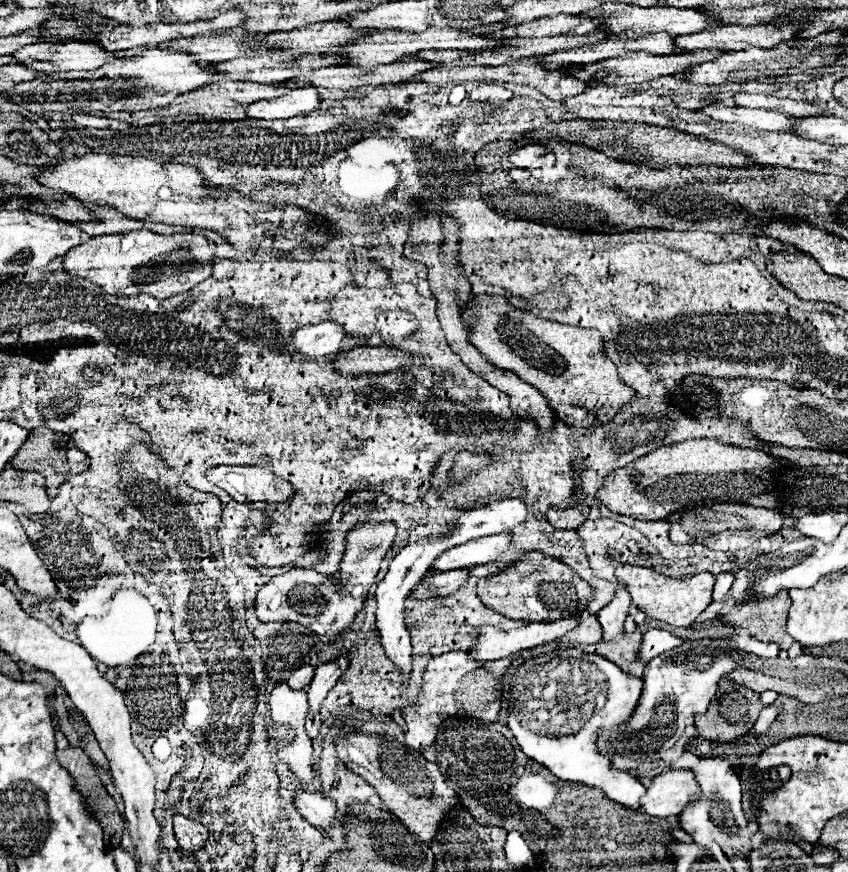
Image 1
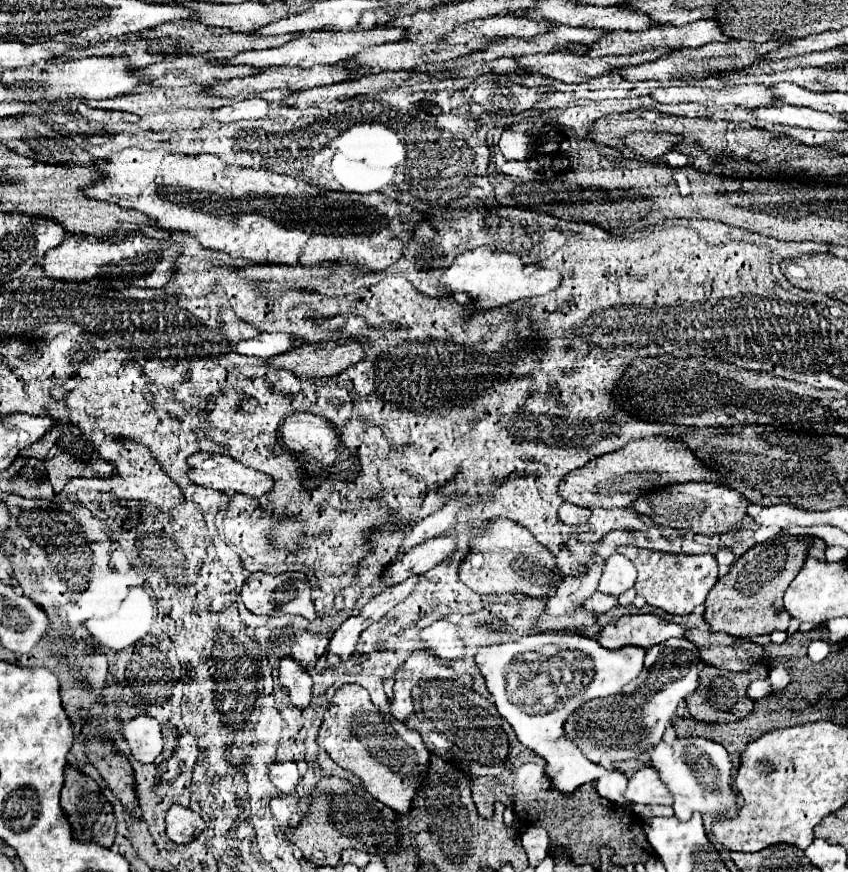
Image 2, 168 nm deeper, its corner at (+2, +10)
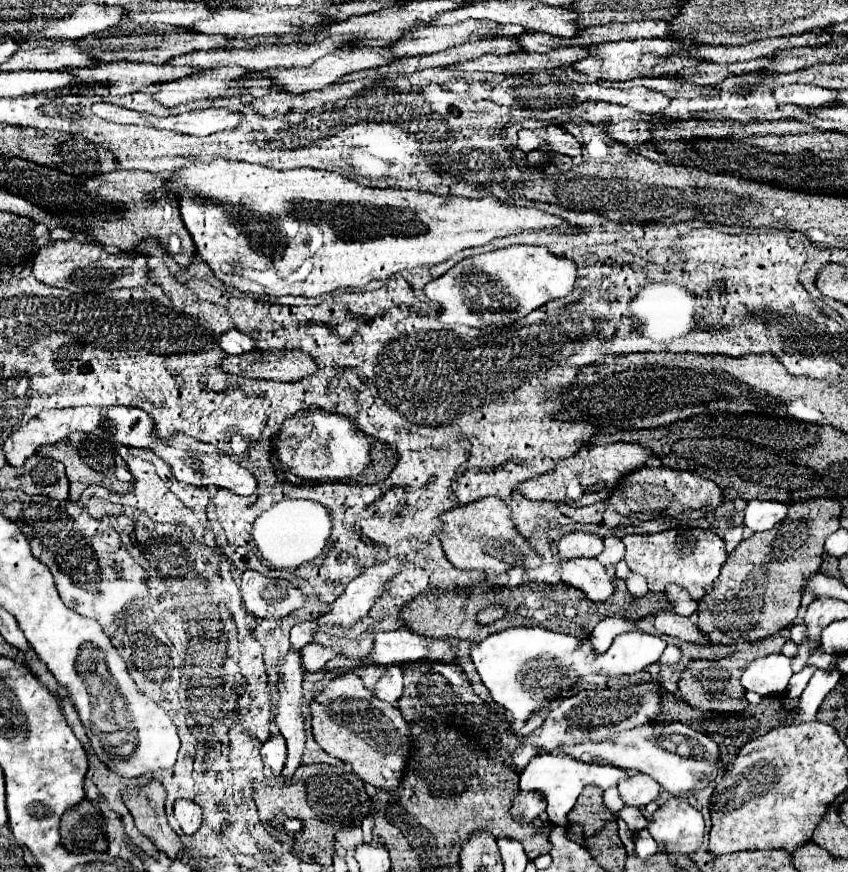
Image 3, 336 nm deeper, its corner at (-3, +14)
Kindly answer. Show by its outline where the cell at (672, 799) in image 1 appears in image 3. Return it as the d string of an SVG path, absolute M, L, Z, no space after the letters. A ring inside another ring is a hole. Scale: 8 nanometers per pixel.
M637 773L627 781L619 781L619 793L625 805L639 807L655 801L661 793L661 785L653 777L647 777L645 773Z

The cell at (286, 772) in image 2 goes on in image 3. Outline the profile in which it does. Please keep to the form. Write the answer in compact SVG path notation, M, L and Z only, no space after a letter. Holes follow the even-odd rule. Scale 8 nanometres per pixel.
M281 735L271 737L263 747L261 747L261 757L267 767L271 767L273 775L281 775L287 759L287 745Z

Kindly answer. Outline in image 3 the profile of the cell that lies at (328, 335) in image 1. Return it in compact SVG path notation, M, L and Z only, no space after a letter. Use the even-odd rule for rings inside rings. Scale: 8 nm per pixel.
M231 329L225 335L221 335L221 349L225 349L229 355L243 355L247 351L255 351L253 347L257 345L257 339L247 333L241 333L239 329Z

